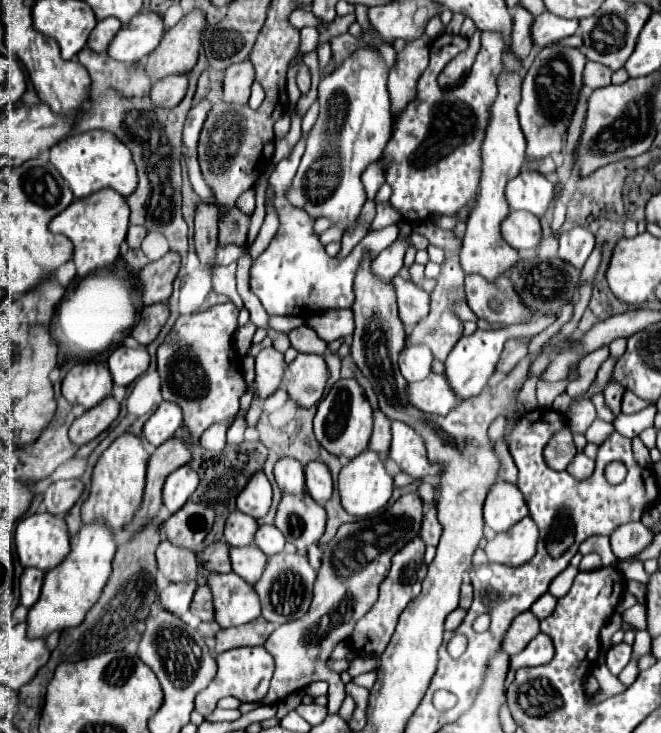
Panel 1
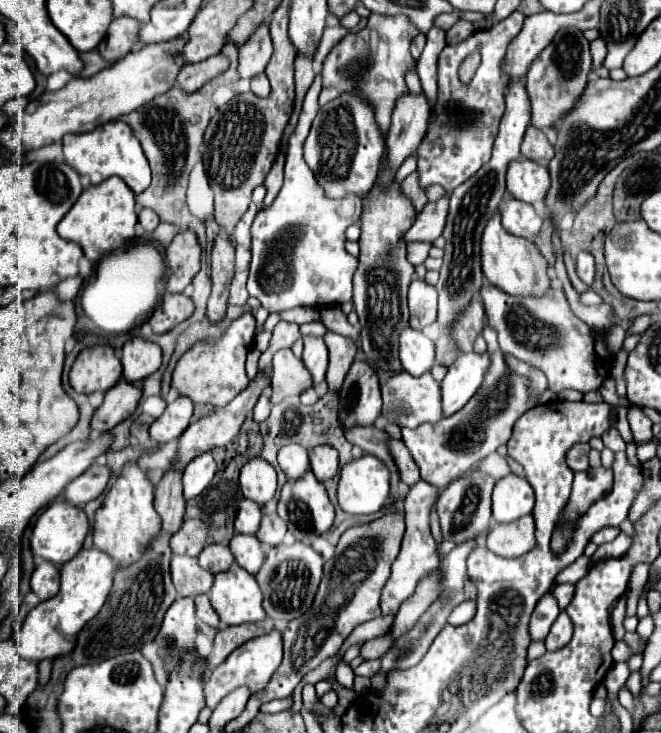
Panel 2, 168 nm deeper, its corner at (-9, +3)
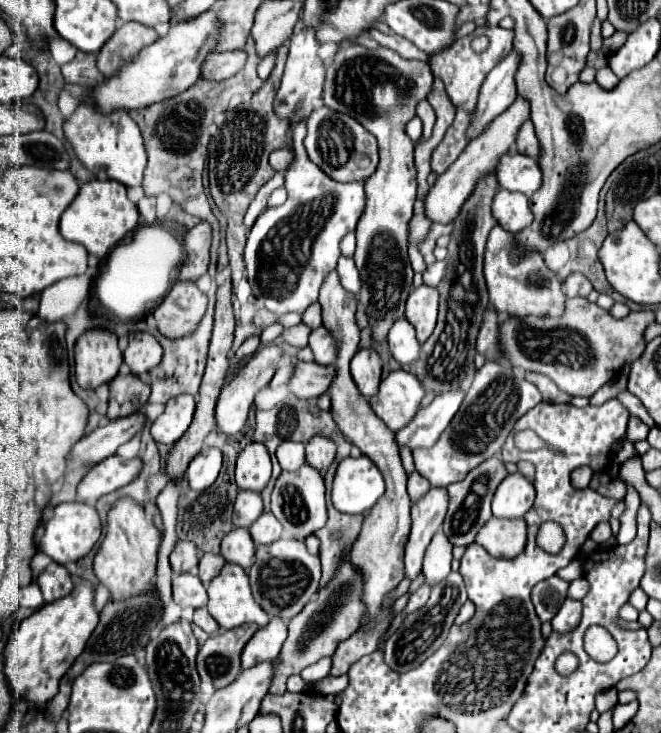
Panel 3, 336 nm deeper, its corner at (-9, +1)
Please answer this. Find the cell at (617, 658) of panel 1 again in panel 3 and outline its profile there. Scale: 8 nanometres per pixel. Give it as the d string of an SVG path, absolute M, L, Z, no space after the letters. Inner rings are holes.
M591 627L585 633L585 651L595 661L609 661L617 653L617 643L611 639L611 635L603 627Z

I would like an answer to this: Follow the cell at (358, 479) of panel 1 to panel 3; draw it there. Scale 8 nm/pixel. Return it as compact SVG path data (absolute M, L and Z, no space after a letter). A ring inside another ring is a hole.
M361 455L357 459L345 457L335 473L331 503L341 513L367 513L385 493L383 475L377 465Z

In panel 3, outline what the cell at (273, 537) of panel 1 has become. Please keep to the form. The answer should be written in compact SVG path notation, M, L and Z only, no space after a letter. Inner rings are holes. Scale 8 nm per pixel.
M263 513L251 527L249 527L249 533L253 537L253 541L257 545L269 545L273 541L277 541L281 537L281 523L271 515L271 513Z

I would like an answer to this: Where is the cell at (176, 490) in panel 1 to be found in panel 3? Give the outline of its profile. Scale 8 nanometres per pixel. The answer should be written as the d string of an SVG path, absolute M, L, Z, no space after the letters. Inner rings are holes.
M203 447L197 457L189 463L187 479L189 487L195 491L205 491L211 487L221 469L221 451L217 447Z

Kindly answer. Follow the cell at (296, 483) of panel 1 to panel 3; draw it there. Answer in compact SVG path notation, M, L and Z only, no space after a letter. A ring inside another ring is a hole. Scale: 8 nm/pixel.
M285 441L277 447L277 459L281 463L283 469L287 471L295 471L297 467L301 467L305 463L305 445L303 443L293 443L293 441Z

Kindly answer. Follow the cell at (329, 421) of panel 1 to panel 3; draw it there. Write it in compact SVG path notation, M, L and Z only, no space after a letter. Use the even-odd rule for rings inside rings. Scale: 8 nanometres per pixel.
M373 347L359 349L357 355L353 355L351 359L353 381L357 383L361 395L365 395L367 399L377 393L377 387L381 381L381 367L383 367L383 361Z

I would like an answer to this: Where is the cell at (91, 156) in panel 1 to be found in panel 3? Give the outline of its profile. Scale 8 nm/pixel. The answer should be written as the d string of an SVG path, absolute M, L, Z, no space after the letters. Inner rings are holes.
M81 101L79 107L71 117L65 119L63 123L65 137L73 145L77 157L81 163L95 175L115 179L127 187L141 185L143 181L143 171L147 163L145 147L143 147L143 137L139 133L137 123L129 117L125 111L113 111L109 115L103 115L93 103Z

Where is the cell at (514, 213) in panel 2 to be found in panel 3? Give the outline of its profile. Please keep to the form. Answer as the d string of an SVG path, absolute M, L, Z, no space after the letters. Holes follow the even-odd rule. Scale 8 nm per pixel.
M499 189L493 197L493 217L501 227L505 227L505 231L517 233L533 221L529 199L521 193Z

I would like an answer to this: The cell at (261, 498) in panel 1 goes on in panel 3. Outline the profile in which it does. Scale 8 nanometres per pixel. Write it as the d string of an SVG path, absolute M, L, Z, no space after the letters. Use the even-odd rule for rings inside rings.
M249 443L237 457L235 481L239 489L261 493L271 479L271 457L263 443Z

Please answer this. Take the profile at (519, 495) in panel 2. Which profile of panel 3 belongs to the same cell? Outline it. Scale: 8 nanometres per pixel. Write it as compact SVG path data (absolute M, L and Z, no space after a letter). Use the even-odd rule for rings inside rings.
M521 473L507 475L493 495L493 515L495 517L523 517L535 499L535 489L529 479Z

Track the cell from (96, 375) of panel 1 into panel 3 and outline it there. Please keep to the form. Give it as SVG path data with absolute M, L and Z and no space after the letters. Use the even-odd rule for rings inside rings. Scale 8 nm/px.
M89 329L75 343L75 377L81 387L95 389L101 383L109 383L117 375L121 363L123 355L117 345L117 335L107 329Z

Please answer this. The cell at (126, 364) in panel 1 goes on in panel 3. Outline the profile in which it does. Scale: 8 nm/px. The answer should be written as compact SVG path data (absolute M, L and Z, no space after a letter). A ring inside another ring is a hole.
M135 331L129 335L129 345L123 353L123 359L129 365L131 373L141 375L145 371L151 371L161 361L161 355L163 347L153 335L145 331Z

